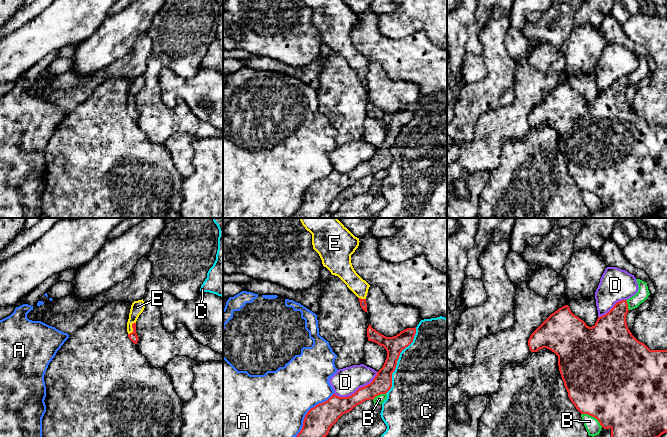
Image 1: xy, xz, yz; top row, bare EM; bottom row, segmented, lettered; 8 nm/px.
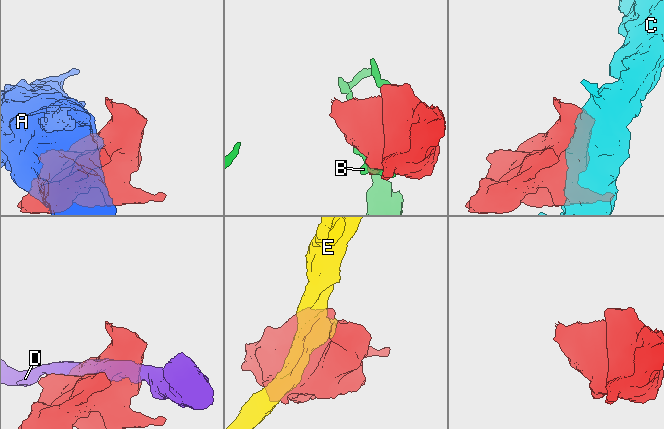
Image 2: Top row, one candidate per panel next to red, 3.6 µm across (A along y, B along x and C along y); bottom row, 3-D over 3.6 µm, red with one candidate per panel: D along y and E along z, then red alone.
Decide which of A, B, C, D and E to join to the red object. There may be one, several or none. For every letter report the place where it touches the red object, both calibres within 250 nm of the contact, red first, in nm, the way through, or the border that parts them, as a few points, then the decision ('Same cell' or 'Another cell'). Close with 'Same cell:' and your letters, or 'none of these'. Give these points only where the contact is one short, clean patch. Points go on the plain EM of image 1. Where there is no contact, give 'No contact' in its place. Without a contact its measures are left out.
A: Touches red at xz (306, 190). Thickness 220 nm (red) against 480 nm. Another cell
B: Touches red at yz (592, 192). Thickness 500 nm (red) against 120 nm. Another cell
C: Touches red at xz (397, 136). Thickness 160 nm (red) against 500 nm. Another cell
D: Touches red at xz (358, 165). Thickness 170 nm (red) against 220 nm. Another cell
E: Touches red at xy (132, 103). Thickness 70 nm (red) against 110 nm. Path across: xy (133, 113), (132, 103), (132, 94), (137, 83). Same cell
Same cell: E

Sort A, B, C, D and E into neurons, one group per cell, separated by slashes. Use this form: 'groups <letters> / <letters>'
groups A / B / C / D / E

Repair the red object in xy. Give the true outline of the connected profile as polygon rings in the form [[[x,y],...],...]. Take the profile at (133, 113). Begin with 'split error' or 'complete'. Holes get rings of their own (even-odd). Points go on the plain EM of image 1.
split error | [[[142,76],[134,77],[131,81],[129,95],[127,98],[127,108],[129,115],[134,119],[137,120],[139,114],[136,109],[136,97],[139,91],[143,88],[145,84],[145,79]]]

